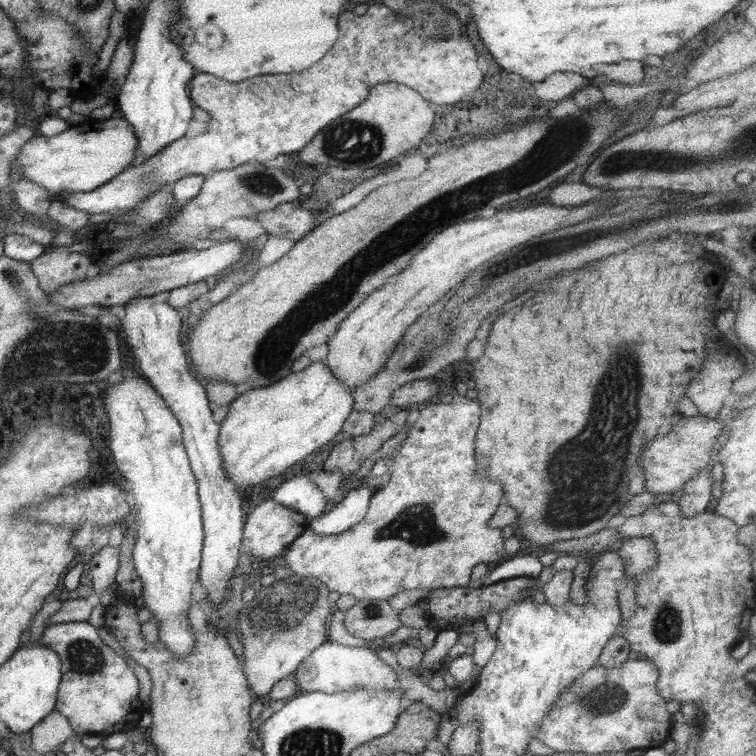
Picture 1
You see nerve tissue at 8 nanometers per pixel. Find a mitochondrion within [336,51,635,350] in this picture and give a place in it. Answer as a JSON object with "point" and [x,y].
{"point":[502,265]}

